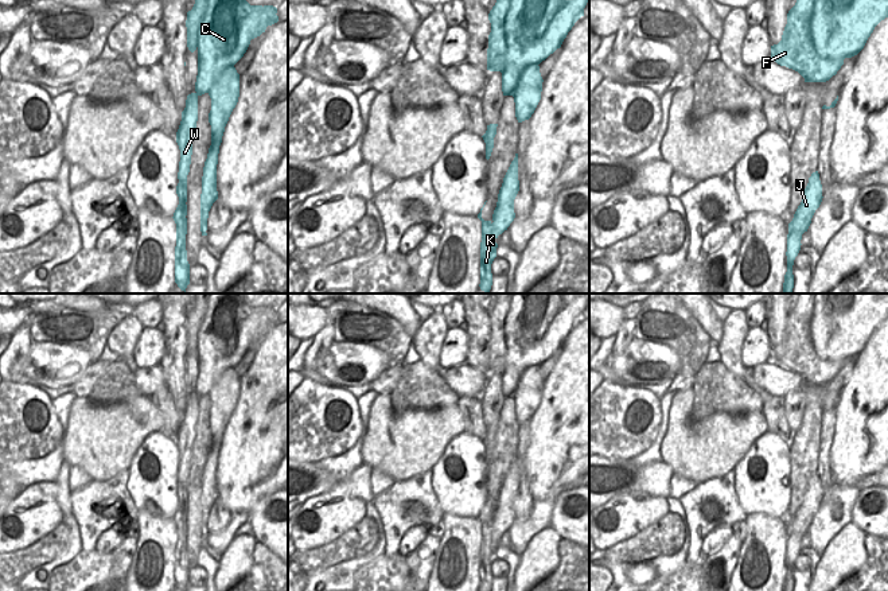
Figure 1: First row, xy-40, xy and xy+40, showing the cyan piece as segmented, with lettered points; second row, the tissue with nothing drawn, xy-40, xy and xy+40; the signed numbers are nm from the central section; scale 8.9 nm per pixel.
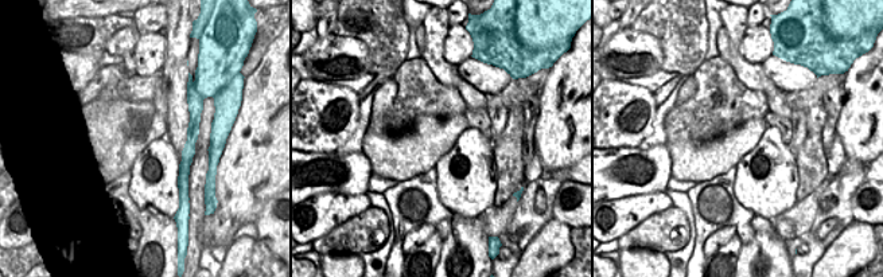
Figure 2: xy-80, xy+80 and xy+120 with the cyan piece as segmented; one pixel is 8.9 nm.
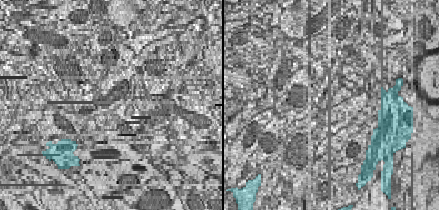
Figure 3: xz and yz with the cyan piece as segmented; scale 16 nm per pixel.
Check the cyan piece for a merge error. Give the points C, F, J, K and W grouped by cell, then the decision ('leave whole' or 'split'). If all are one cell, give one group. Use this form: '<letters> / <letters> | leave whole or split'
C / F J K W | split

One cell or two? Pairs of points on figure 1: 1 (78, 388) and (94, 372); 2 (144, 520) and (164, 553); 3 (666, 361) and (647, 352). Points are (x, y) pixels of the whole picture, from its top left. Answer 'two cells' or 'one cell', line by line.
1: one cell
2: one cell
3: one cell

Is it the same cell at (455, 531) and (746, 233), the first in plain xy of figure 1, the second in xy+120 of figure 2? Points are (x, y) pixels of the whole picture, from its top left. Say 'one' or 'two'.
two

